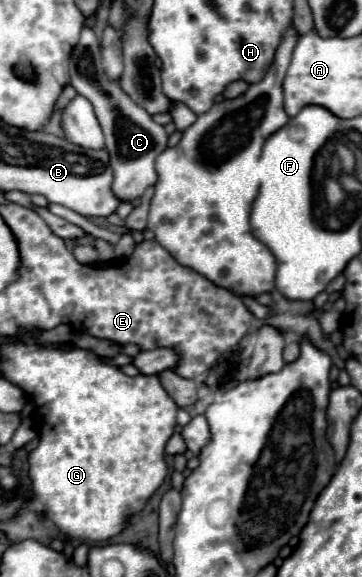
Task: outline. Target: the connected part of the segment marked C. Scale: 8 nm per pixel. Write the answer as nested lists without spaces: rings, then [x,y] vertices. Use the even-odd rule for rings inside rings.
[[[91,28],[81,30],[79,44],[71,56],[71,84],[75,90],[85,96],[95,110],[95,116],[105,134],[109,164],[113,170],[113,194],[117,200],[137,200],[143,196],[147,186],[157,182],[155,158],[167,148],[167,132],[161,124],[153,122],[153,118],[137,106],[119,86],[119,82],[111,80],[103,68],[99,54],[99,40]]]

